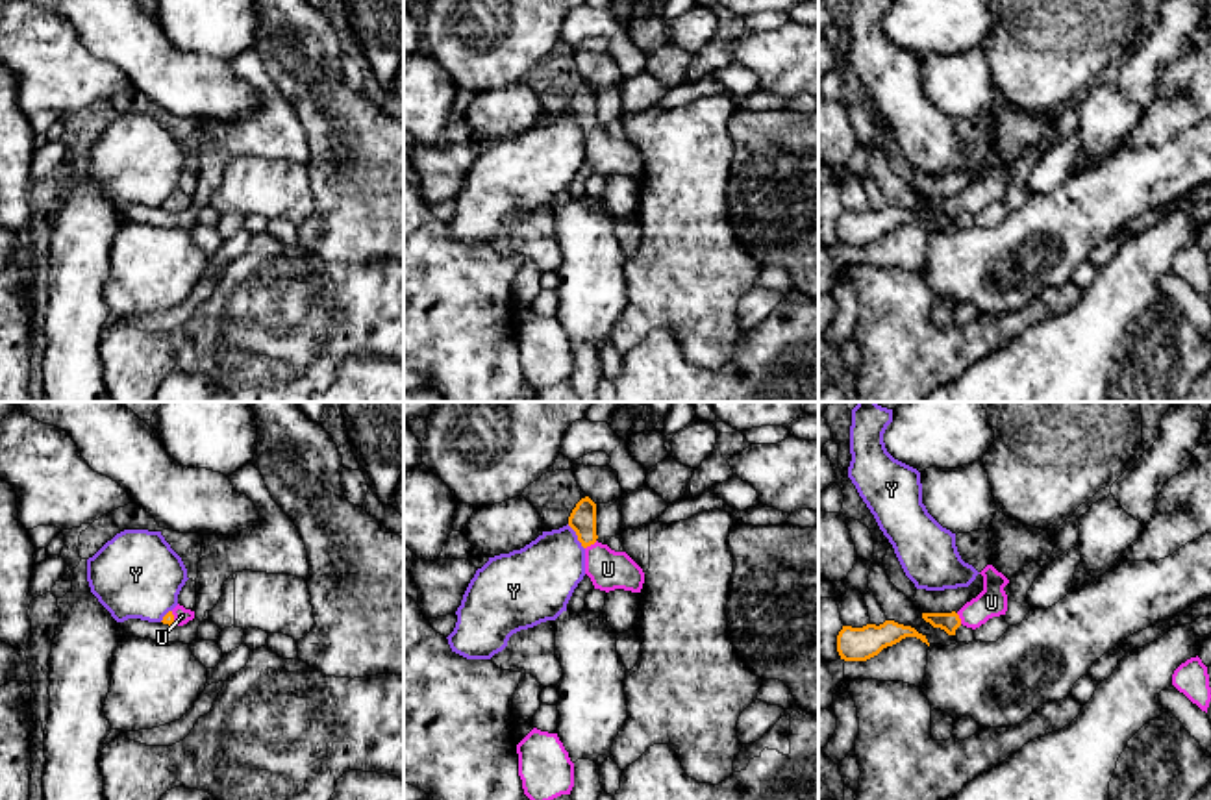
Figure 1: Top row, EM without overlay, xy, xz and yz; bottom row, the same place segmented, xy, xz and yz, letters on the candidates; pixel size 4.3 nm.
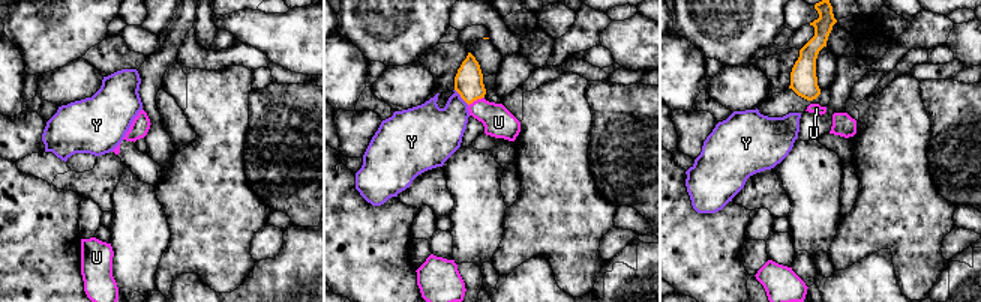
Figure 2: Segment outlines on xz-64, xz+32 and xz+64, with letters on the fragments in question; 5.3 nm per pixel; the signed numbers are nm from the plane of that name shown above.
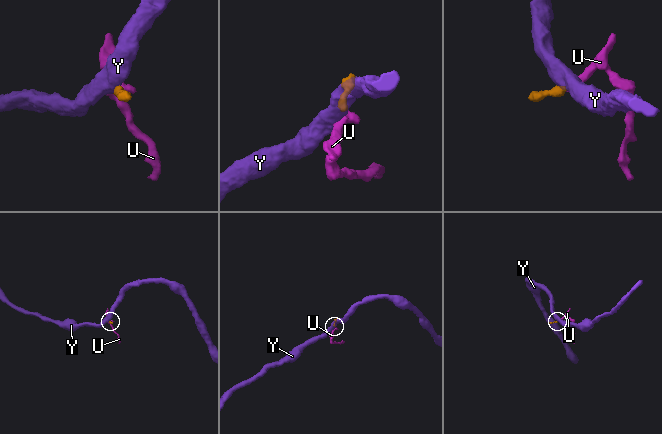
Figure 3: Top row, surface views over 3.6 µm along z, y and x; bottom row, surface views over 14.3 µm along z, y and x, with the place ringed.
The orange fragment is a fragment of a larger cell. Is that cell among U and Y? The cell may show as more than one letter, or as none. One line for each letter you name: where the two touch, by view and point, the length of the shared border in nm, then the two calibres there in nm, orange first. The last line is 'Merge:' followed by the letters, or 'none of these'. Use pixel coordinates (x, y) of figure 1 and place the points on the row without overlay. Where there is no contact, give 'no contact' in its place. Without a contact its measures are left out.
U: contact xz (591, 128); length 70 nm; calibres 120 and 170 nm
Merge: U

